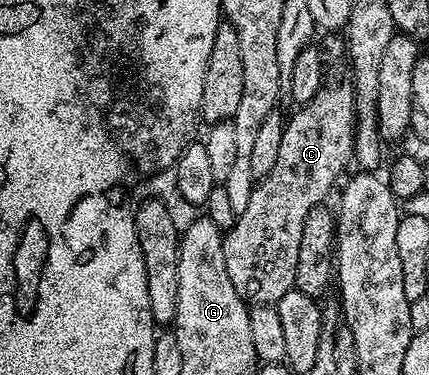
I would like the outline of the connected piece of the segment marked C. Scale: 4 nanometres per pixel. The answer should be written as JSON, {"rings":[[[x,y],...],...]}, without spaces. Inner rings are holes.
{"rings":[[[326,81],[319,92],[315,92],[315,96],[310,102],[300,103],[296,107],[297,111],[292,115],[288,115],[285,123],[285,131],[283,132],[283,140],[279,144],[279,157],[275,160],[275,165],[271,167],[271,172],[260,175],[259,181],[254,185],[251,192],[251,201],[247,204],[247,208],[243,208],[243,212],[236,215],[236,222],[229,230],[223,234],[223,261],[227,264],[227,276],[231,276],[231,284],[235,284],[235,292],[239,292],[239,296],[245,299],[246,303],[256,304],[258,306],[272,306],[283,296],[287,296],[287,292],[295,287],[295,268],[299,265],[299,240],[303,240],[303,224],[307,220],[307,212],[311,212],[311,208],[322,205],[326,201],[325,197],[334,190],[338,185],[337,177],[345,170],[348,162],[354,161],[355,155],[353,145],[357,139],[357,98],[353,95],[354,83],[349,82],[333,82]]]}

